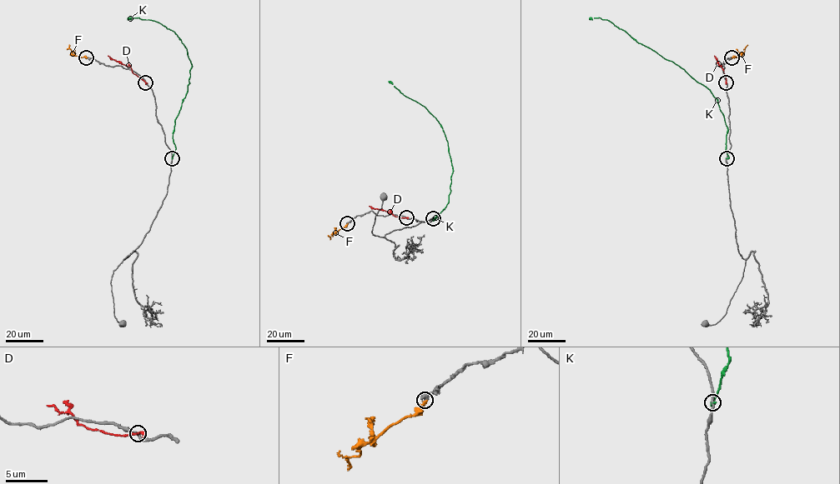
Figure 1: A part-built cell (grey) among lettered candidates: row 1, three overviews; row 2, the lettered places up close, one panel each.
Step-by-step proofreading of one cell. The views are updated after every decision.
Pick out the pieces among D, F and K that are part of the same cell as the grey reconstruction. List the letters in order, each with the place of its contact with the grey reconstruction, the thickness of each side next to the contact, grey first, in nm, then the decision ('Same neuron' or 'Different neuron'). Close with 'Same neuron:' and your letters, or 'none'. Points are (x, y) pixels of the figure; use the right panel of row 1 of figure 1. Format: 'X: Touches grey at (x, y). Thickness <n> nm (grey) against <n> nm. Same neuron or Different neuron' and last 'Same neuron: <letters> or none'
D: Touches grey at (726, 82). Thickness 220 nm (grey) against 220 nm. Different neuron
F: Touches grey at (731, 57). Thickness 500 nm (grey) against 360 nm. Same neuron
K: Touches grey at (726, 158). Thickness 200 nm (grey) against 440 nm. Different neuron
Same neuron: F

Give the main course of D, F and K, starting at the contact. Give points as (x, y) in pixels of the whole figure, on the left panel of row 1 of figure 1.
D: (145, 82), (129, 66), (108, 56)
F: (86, 57), (72, 54), (68, 45)
K: (172, 158), (175, 118), (189, 82), (191, 65), (187, 49), (174, 32), (163, 25), (138, 17), (127, 19)

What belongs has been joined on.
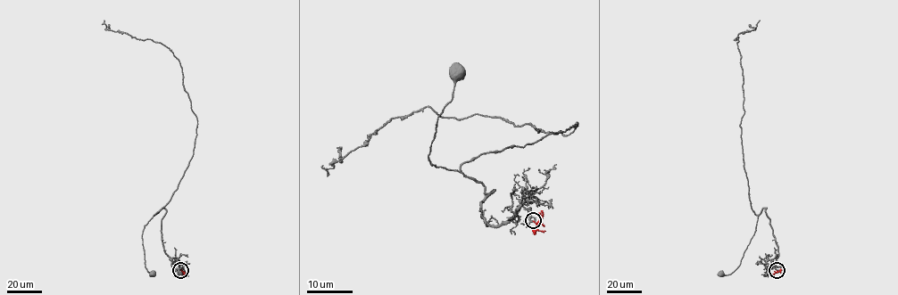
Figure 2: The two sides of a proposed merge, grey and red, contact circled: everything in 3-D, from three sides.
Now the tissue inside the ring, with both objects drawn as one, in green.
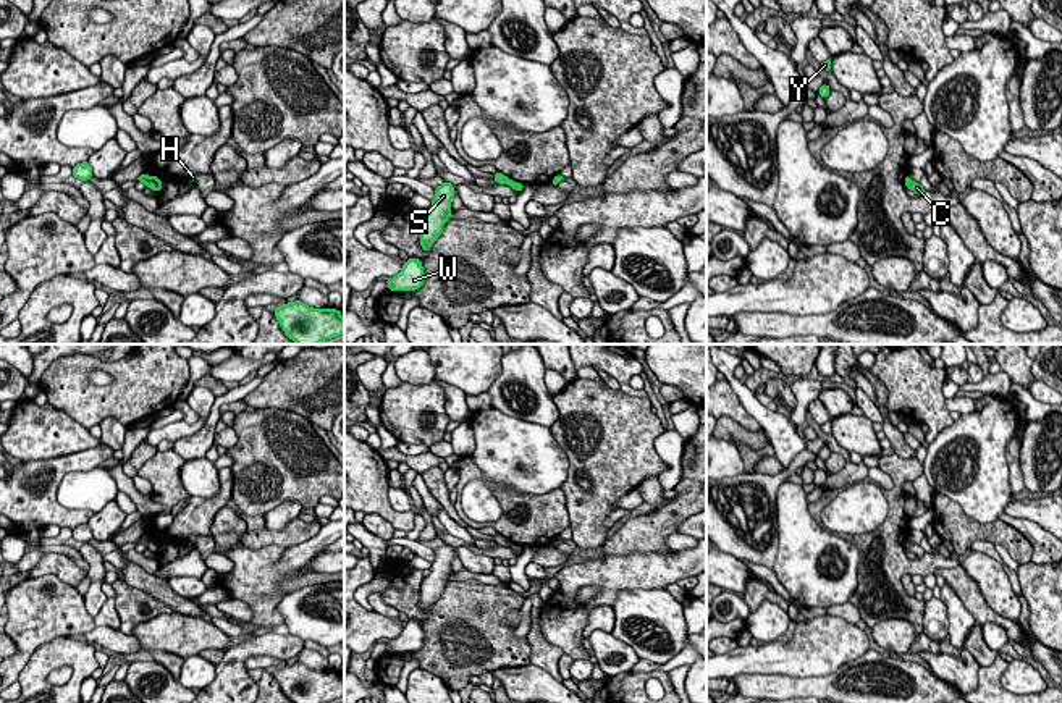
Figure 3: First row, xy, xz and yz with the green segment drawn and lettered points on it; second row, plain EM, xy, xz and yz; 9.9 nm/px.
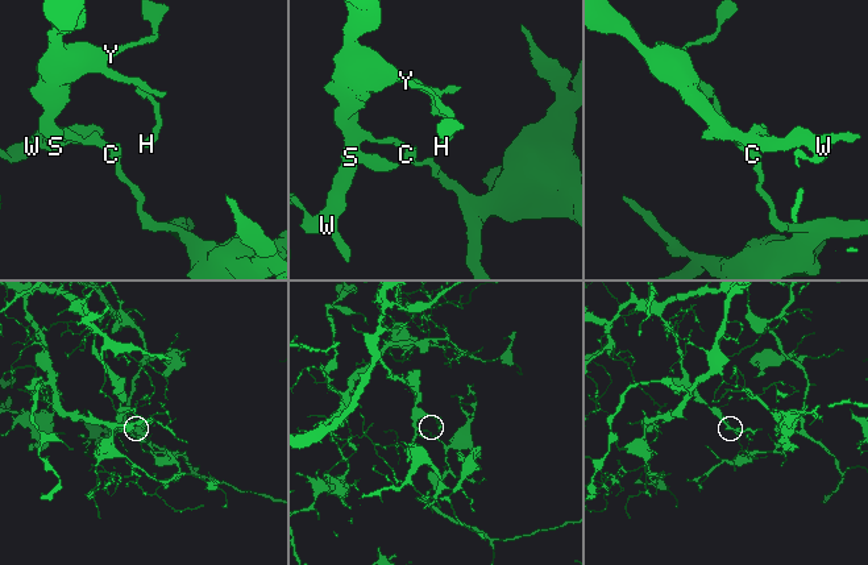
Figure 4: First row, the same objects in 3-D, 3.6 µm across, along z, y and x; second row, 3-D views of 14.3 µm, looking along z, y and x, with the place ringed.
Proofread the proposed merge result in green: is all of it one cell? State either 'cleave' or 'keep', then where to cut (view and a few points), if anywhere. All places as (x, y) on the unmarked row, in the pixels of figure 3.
cleave; cut in xy along (151, 538), (146, 547)

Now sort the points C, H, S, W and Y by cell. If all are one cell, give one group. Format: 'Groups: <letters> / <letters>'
Groups: C / H S W Y

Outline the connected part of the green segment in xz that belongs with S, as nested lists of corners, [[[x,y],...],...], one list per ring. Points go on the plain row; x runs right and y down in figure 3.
[[[445,543],[435,551],[435,561],[432,562],[430,574],[420,585],[420,609],[428,614],[432,606],[438,601],[445,585],[451,579],[451,562],[454,559],[454,548]]]

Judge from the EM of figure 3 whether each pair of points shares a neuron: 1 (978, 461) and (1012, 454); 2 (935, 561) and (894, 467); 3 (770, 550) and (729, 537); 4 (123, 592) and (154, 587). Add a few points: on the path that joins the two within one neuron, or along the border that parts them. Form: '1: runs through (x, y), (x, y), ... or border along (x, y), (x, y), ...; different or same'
1: border along (1017, 424), (1006, 446), (1011, 493); different
2: runs through (904, 561), (894, 551), (896, 498); same
3: runs through (760, 551), (745, 551), (739, 547); same
4: border along (123, 579), (130, 585), (164, 601), (172, 611); different

